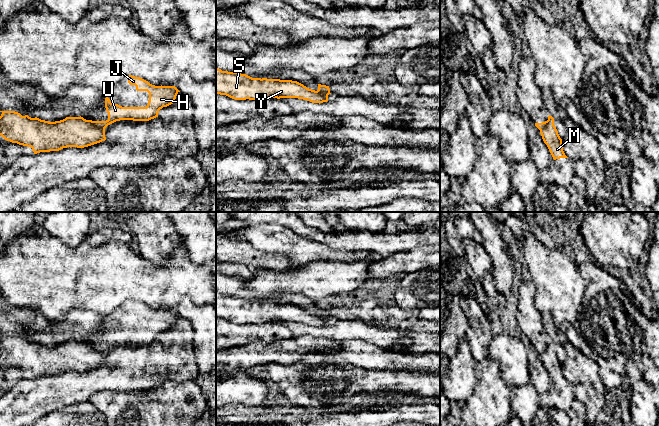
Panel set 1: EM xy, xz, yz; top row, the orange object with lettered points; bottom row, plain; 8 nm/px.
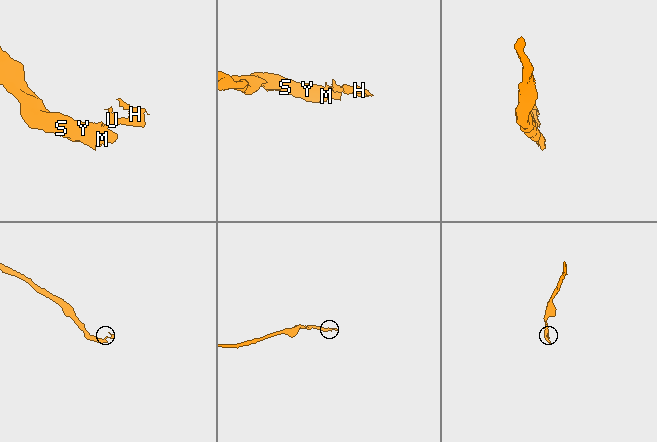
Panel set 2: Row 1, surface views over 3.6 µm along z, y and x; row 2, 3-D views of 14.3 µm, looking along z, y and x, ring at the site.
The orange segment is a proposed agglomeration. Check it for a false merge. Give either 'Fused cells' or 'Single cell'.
Fused cells

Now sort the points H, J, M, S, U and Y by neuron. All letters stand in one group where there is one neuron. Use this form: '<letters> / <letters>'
H J U / M S Y

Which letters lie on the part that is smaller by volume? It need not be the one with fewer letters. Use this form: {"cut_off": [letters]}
{"cut_off": ["H", "J", "U"]}

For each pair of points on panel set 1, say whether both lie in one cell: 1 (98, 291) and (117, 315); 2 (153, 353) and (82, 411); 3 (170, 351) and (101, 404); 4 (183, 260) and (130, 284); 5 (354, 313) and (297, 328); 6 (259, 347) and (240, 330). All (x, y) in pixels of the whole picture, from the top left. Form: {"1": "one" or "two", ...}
{"1": "two", "2": "two", "3": "two", "4": "one", "5": "two", "6": "two"}

